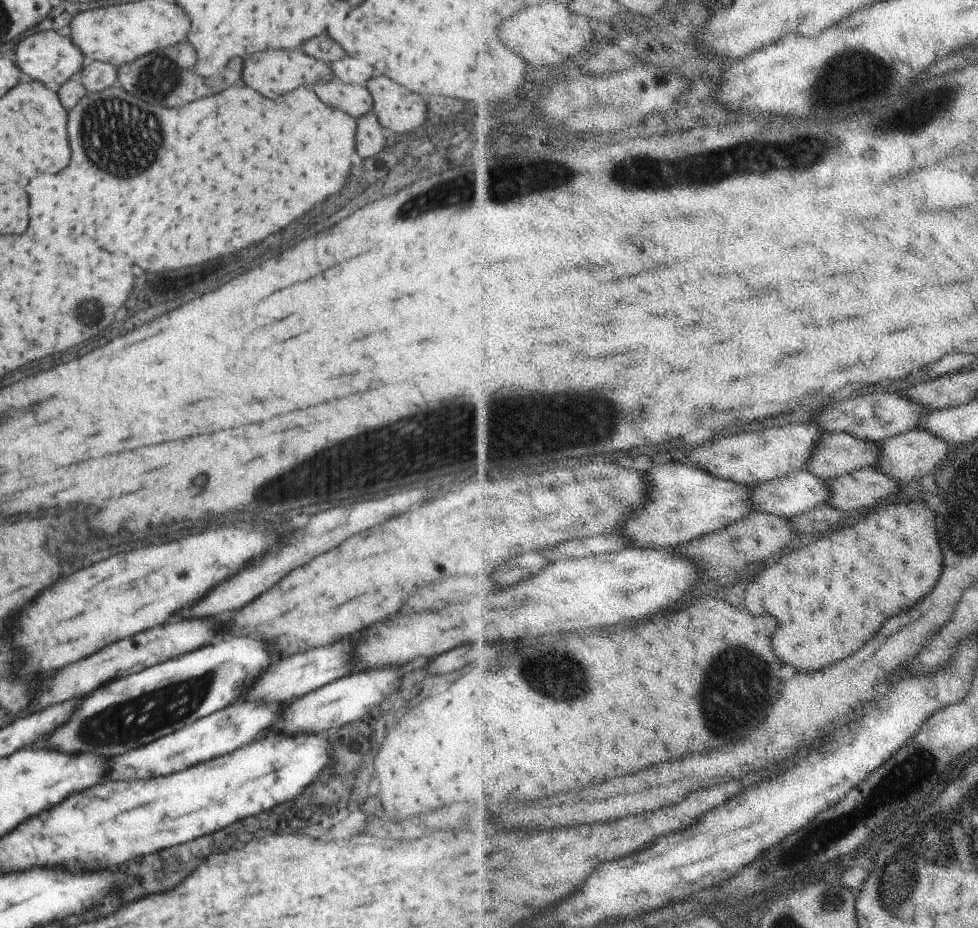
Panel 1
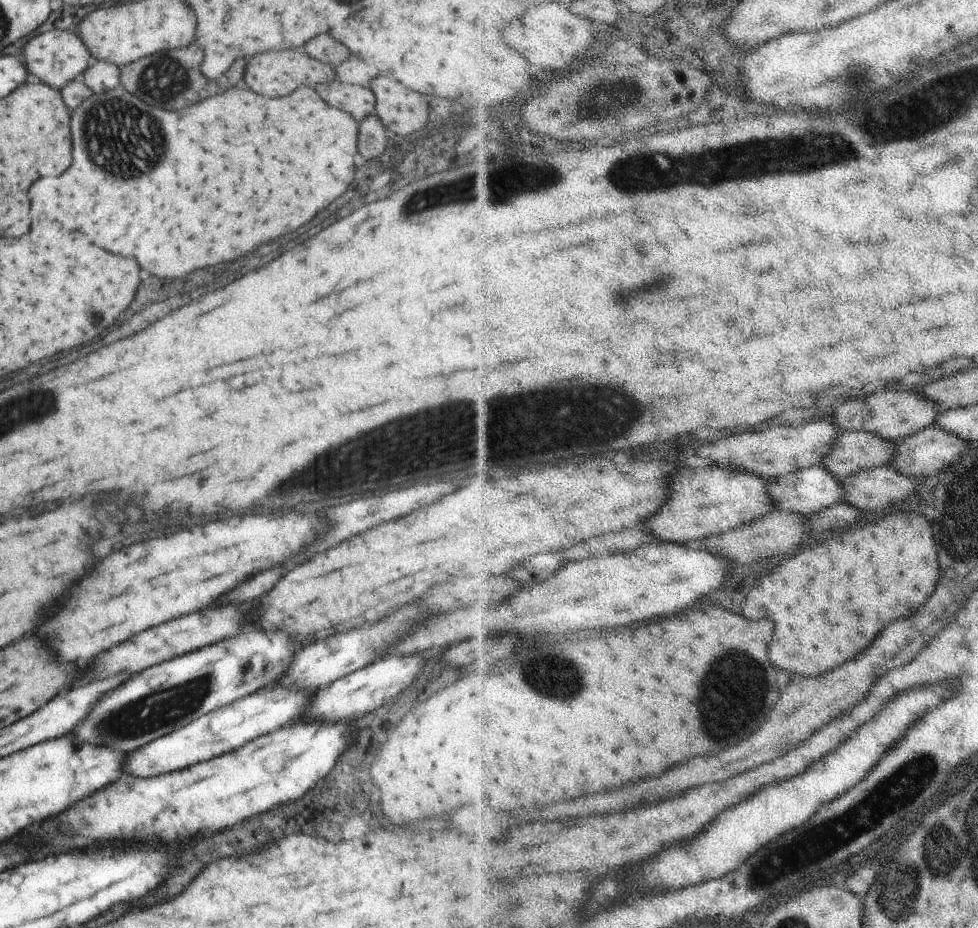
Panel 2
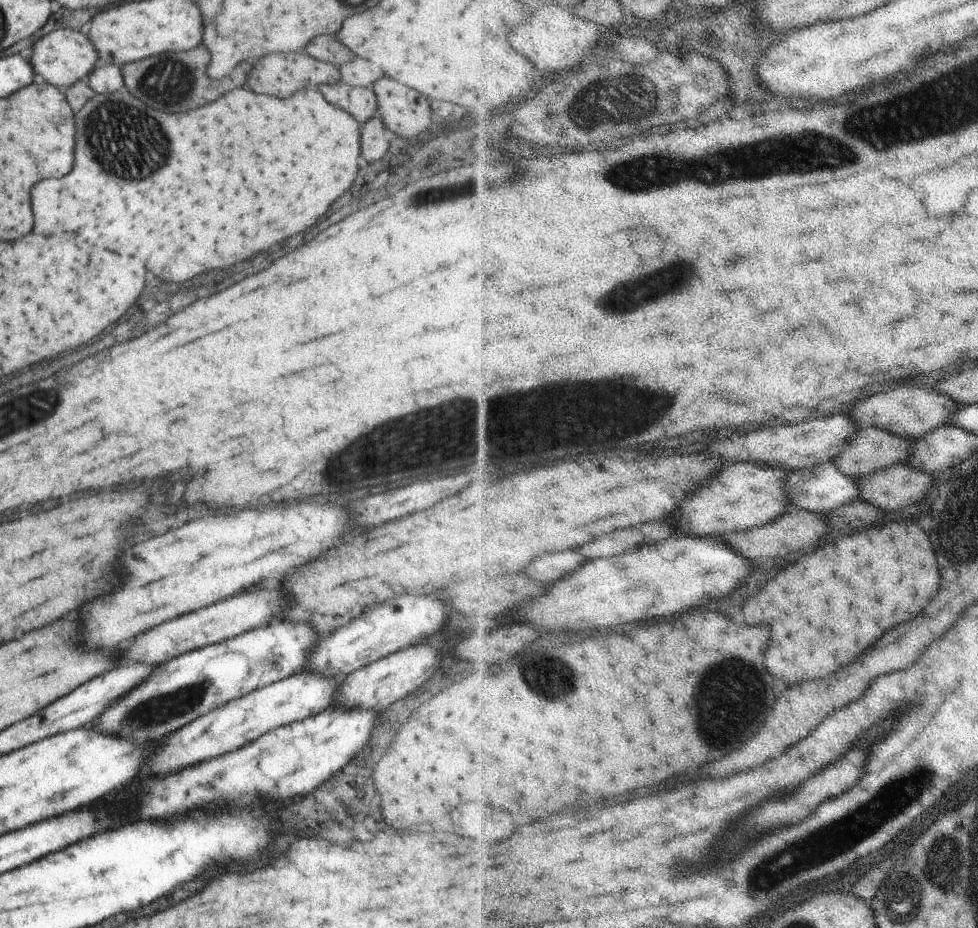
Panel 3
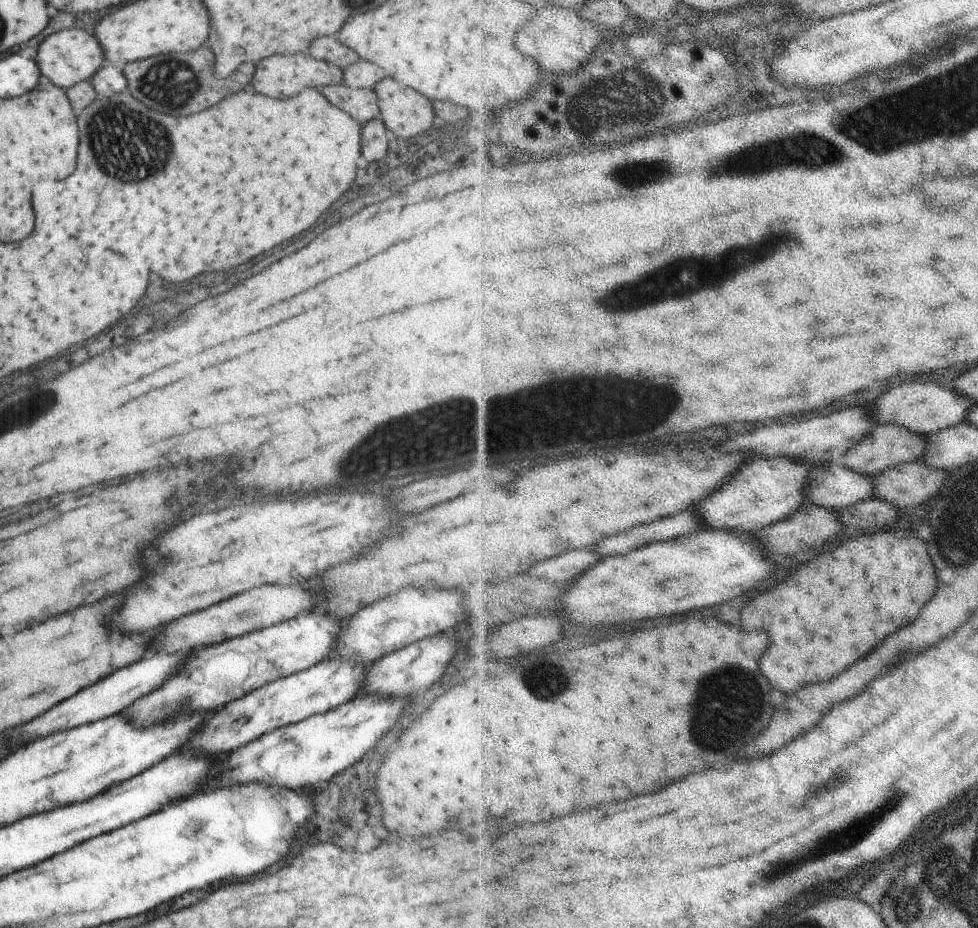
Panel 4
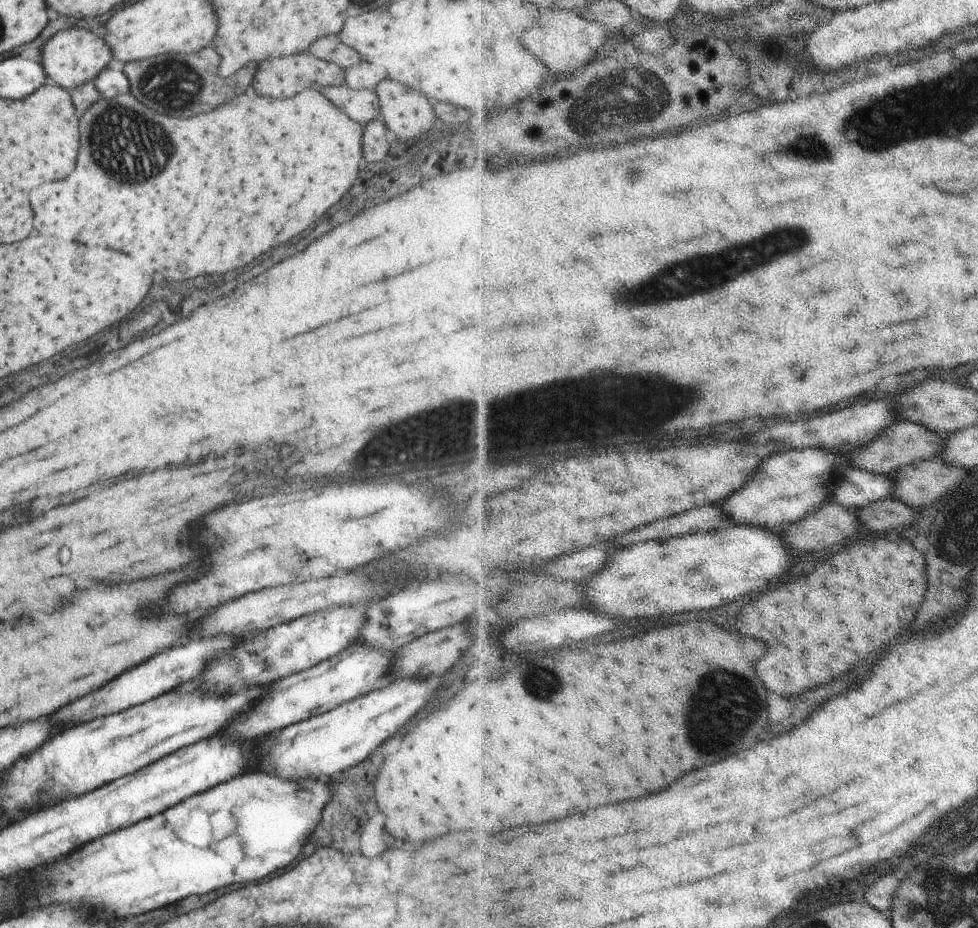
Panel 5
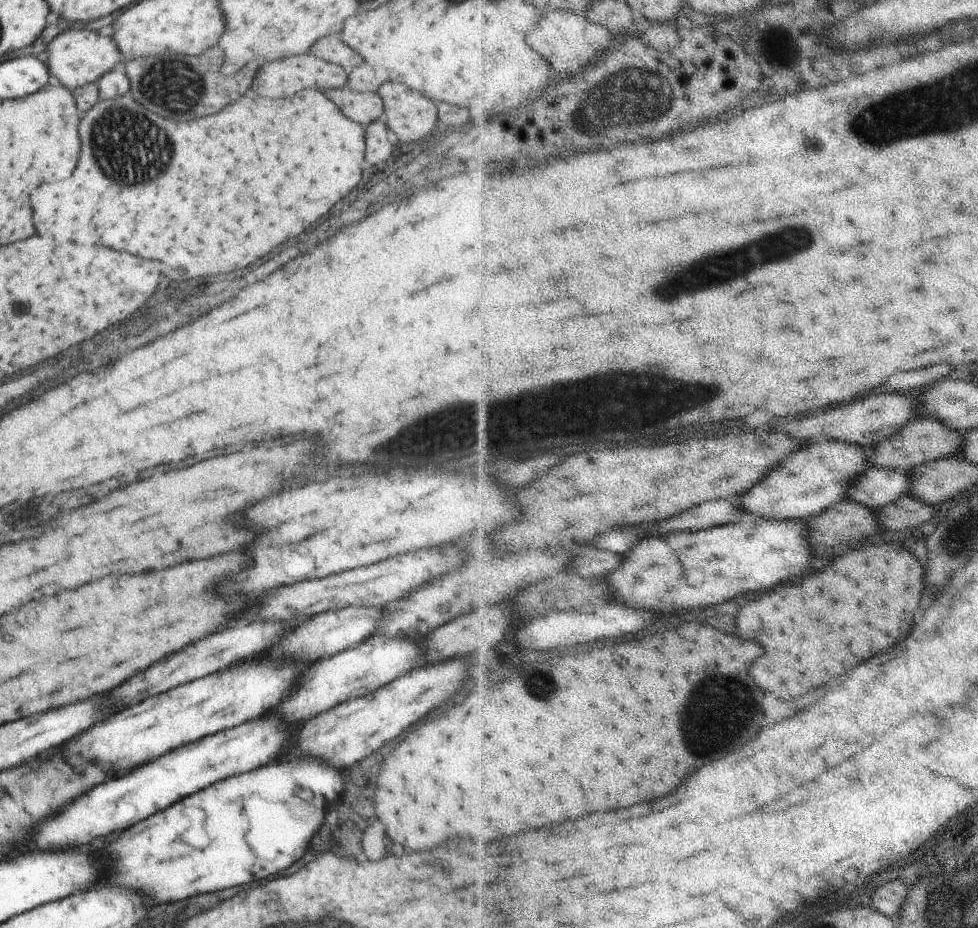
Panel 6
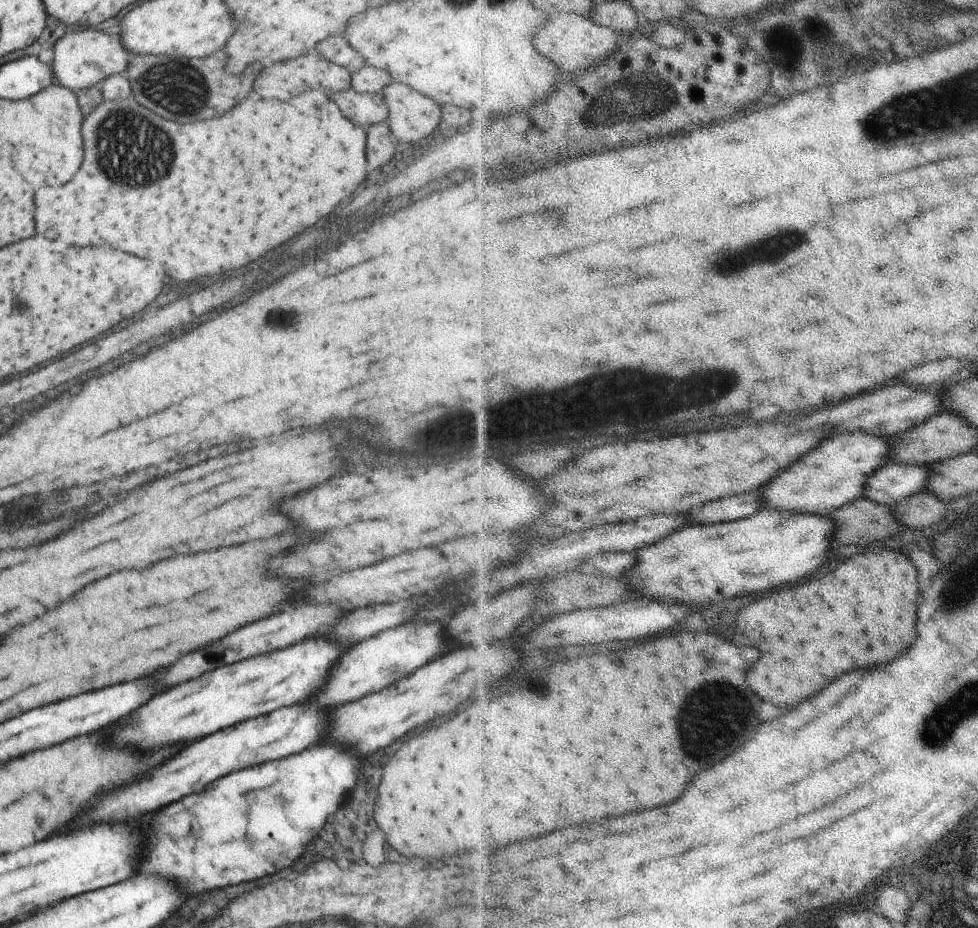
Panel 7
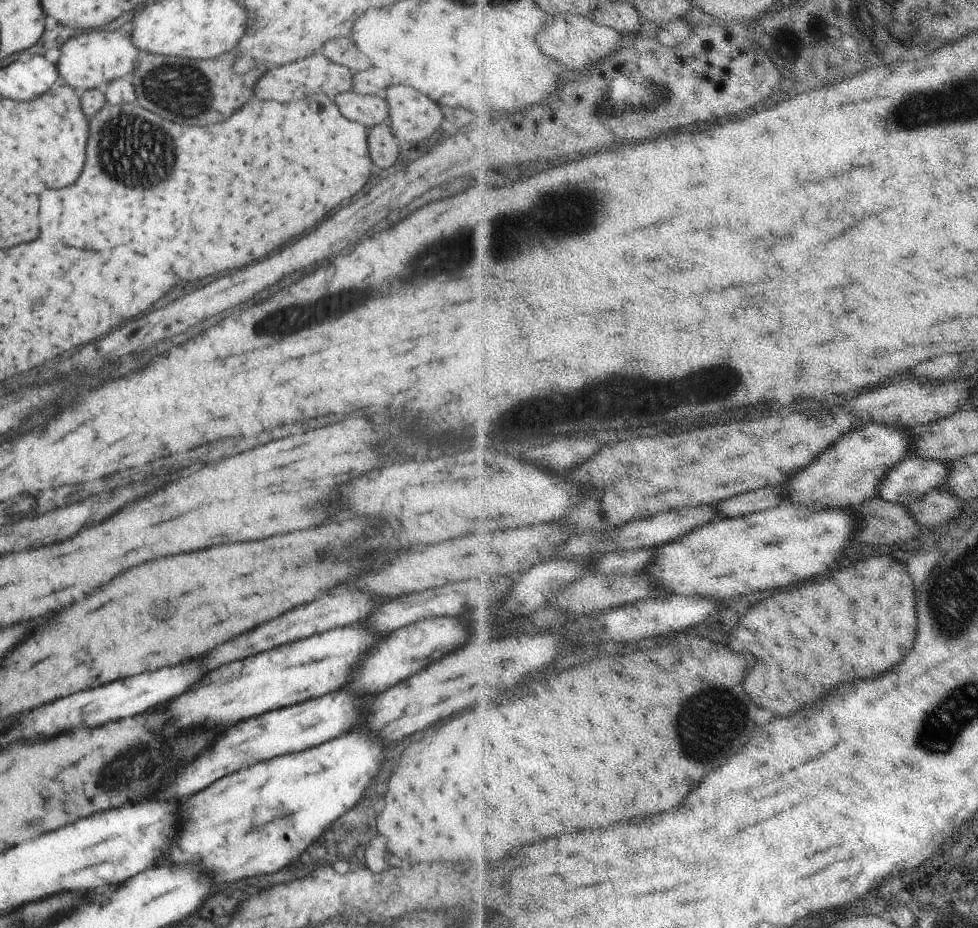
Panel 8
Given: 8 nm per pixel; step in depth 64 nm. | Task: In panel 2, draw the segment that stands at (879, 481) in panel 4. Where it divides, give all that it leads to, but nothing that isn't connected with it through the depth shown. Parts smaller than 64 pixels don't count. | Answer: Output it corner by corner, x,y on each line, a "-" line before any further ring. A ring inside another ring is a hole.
891,464
860,472
841,481
842,488
846,490
844,503
878,512
906,502
920,488
917,478
904,476

